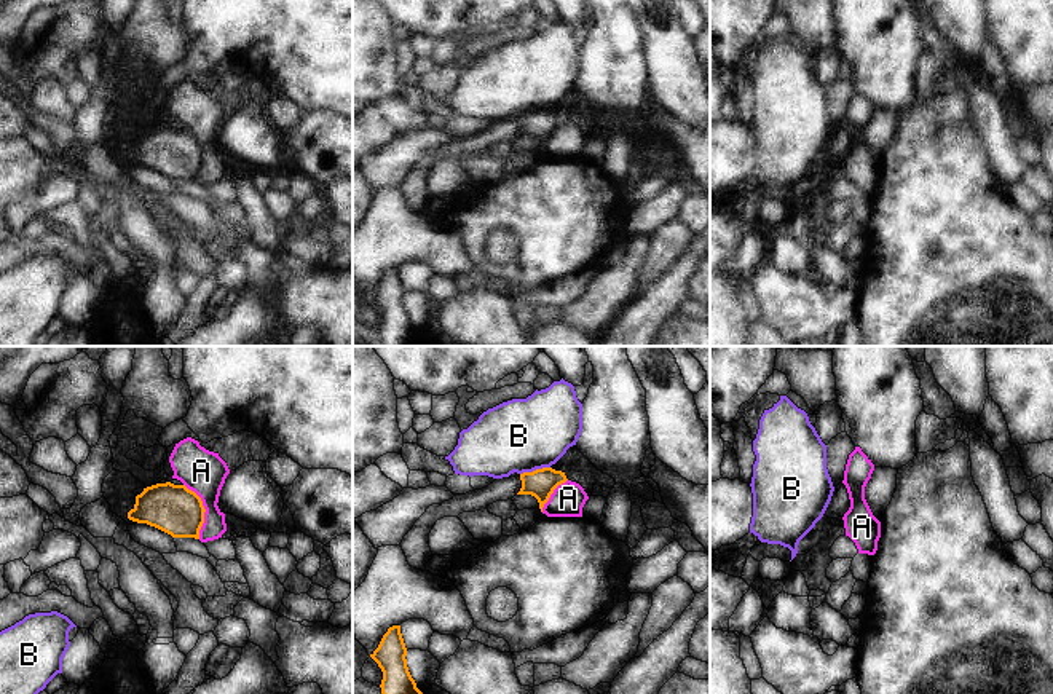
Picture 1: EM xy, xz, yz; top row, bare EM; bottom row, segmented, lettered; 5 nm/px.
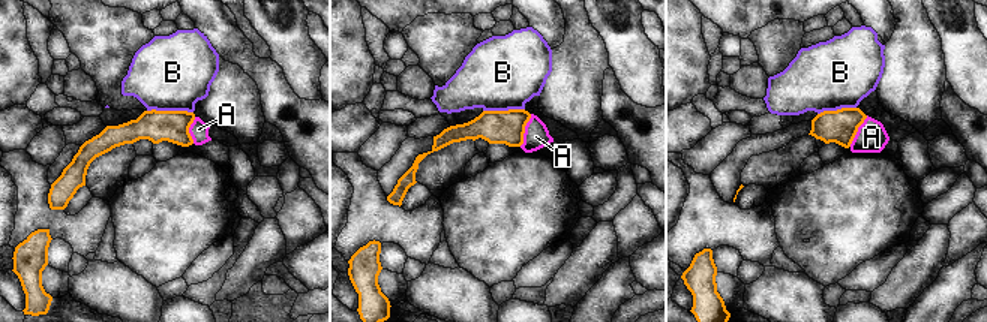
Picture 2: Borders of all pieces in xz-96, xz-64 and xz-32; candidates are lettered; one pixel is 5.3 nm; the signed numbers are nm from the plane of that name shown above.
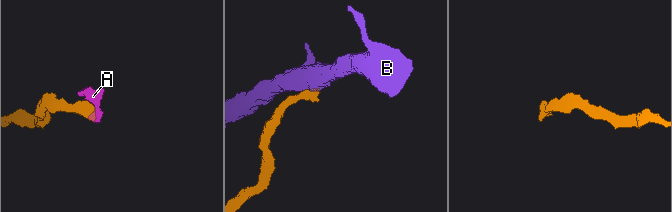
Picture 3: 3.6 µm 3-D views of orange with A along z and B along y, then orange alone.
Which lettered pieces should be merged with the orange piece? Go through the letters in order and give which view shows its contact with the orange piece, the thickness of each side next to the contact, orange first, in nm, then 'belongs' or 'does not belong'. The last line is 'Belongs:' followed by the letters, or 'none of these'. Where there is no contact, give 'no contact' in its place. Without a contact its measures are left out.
A: contact in xy; calibres 260 and 220 nm; does not belong
B: contact in xz; calibres 140 and 360 nm; does not belong
Belongs: none of these

